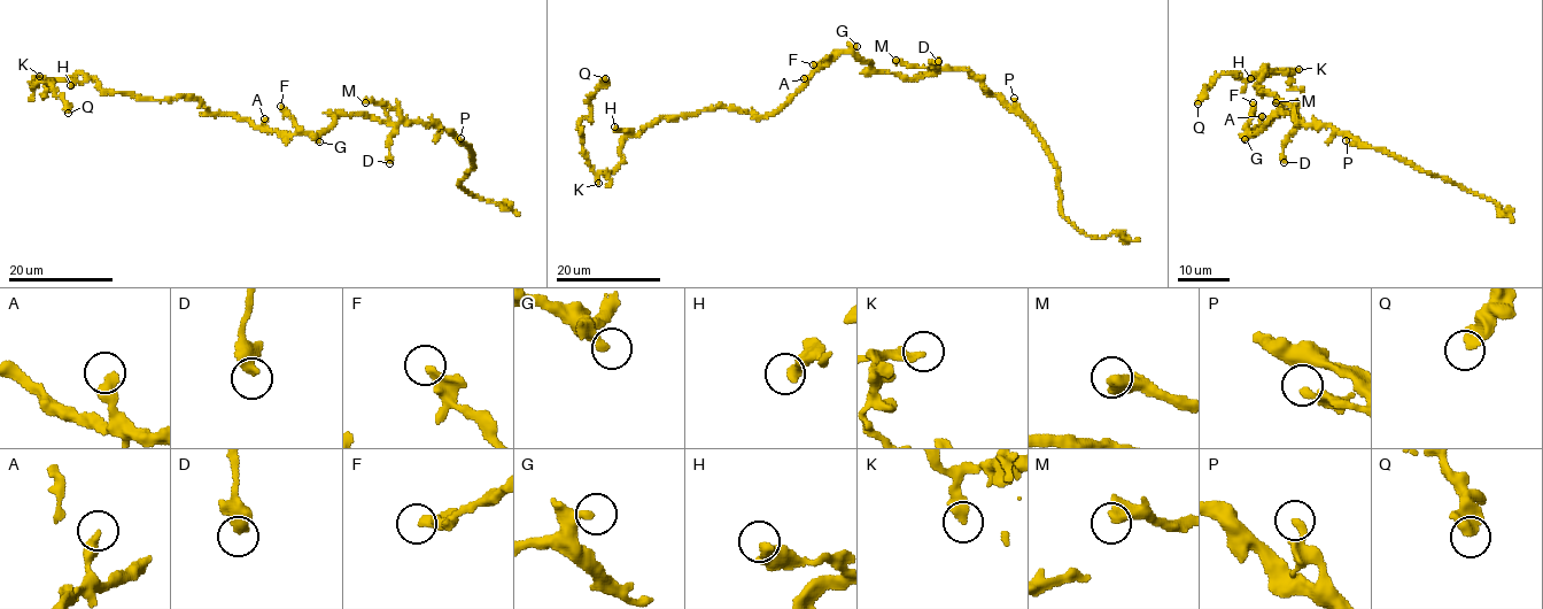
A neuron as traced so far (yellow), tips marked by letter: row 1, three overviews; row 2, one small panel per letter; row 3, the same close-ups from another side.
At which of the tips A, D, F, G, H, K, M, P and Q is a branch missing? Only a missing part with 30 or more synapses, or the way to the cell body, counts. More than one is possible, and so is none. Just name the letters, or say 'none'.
none

